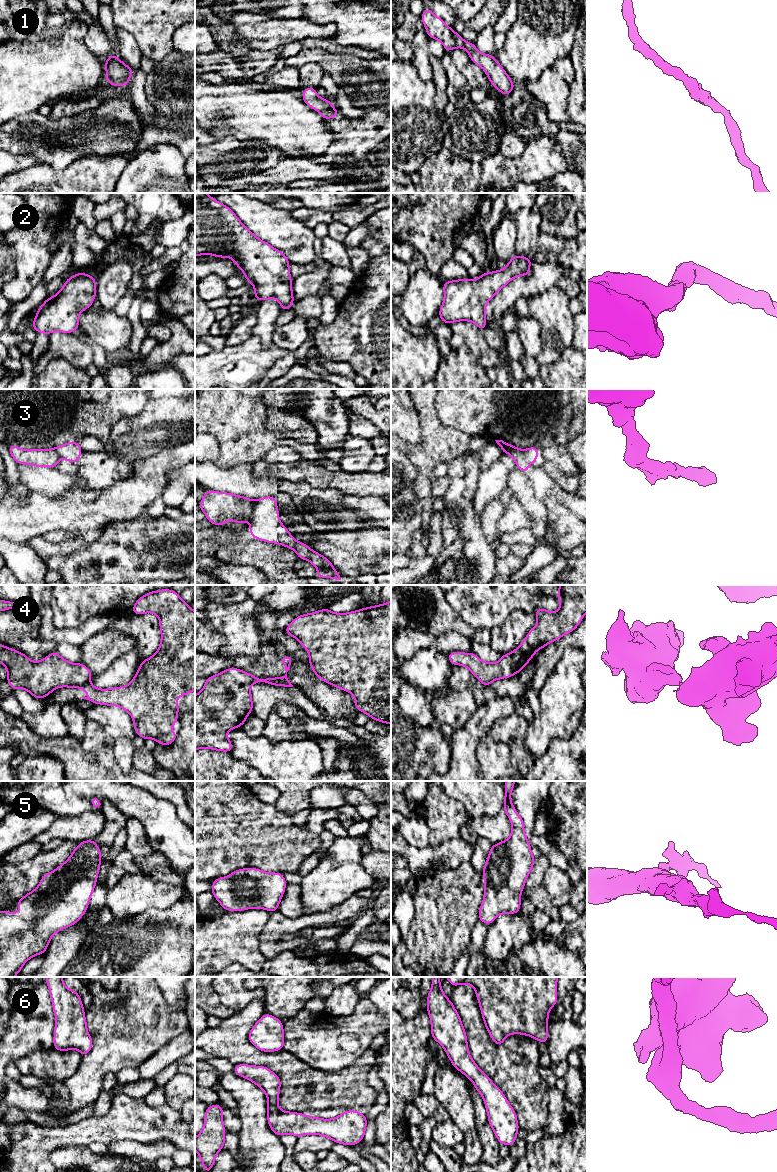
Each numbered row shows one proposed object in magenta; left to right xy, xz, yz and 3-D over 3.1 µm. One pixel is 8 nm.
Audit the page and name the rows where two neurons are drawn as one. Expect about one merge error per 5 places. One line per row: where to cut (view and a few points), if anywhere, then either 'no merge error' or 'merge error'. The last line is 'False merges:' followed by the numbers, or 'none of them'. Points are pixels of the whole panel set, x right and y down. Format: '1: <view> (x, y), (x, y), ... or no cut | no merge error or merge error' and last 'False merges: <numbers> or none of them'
1: no cut | no merge error
2: no cut | no merge error
3: yz (500, 446), (504, 444), (509, 449), (520, 451), (528, 460) | merge error
4: xy (88, 681), (79, 685), (65, 686) | merge error
5: no cut | no merge error
6: no cut | no merge error
False merges: 3, 4

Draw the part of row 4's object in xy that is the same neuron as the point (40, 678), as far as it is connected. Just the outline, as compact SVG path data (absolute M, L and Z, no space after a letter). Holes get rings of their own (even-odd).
M0 644L0 663L7 669L11 689L26 689L36 699L47 697L59 687L83 685L92 677L86 665L68 662L57 651L34 662L24 653Z

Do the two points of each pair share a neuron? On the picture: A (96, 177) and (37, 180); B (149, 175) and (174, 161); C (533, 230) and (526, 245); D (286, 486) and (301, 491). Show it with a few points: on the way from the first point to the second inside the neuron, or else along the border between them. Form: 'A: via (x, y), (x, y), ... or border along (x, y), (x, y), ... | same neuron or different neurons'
A: via (81, 180), (52, 180) | same neuron
B: via (155, 169), (160, 169), (168, 163) | same neuron
C: via (529, 234), (526, 241) | same neuron
D: via (290, 488), (297, 491) | same neuron

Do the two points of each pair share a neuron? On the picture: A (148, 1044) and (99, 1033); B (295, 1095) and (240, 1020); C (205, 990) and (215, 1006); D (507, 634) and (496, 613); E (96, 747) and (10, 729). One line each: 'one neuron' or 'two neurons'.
A: one neuron
B: one neuron
C: one neuron
D: two neurons
E: two neurons

